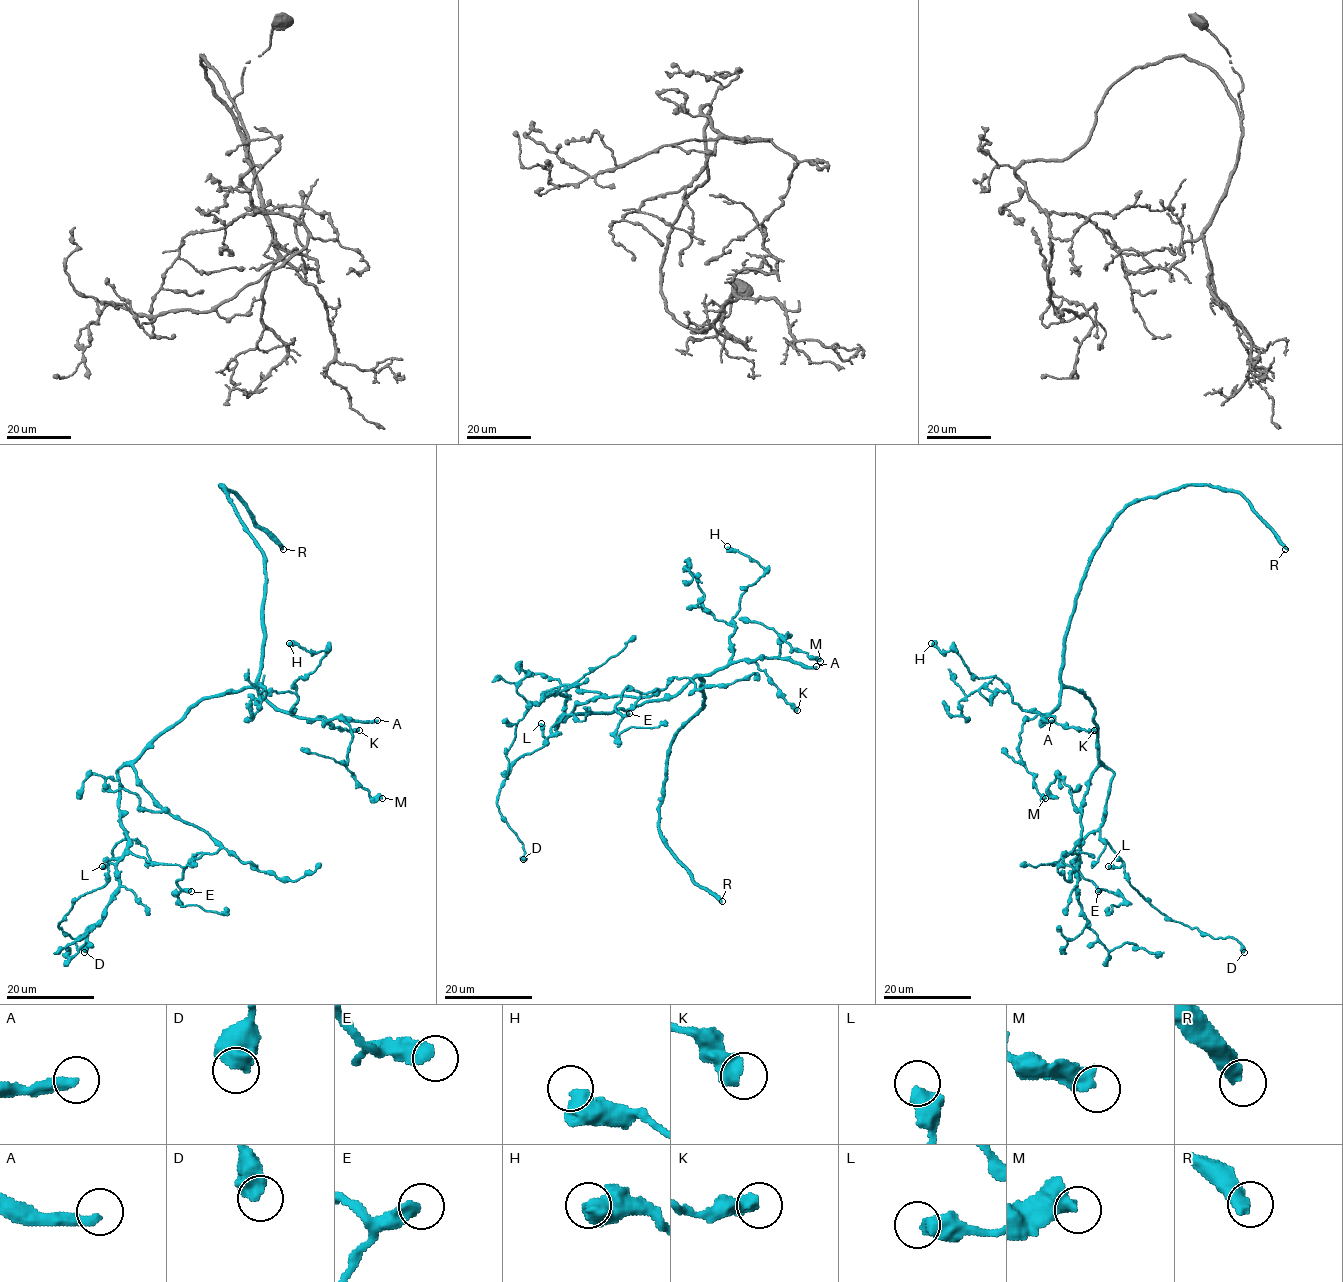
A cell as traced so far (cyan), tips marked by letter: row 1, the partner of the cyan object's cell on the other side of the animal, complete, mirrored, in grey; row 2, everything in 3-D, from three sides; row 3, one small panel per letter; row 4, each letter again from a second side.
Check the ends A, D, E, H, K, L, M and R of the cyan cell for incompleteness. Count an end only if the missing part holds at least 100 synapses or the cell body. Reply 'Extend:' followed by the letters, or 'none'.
Extend: A, R

